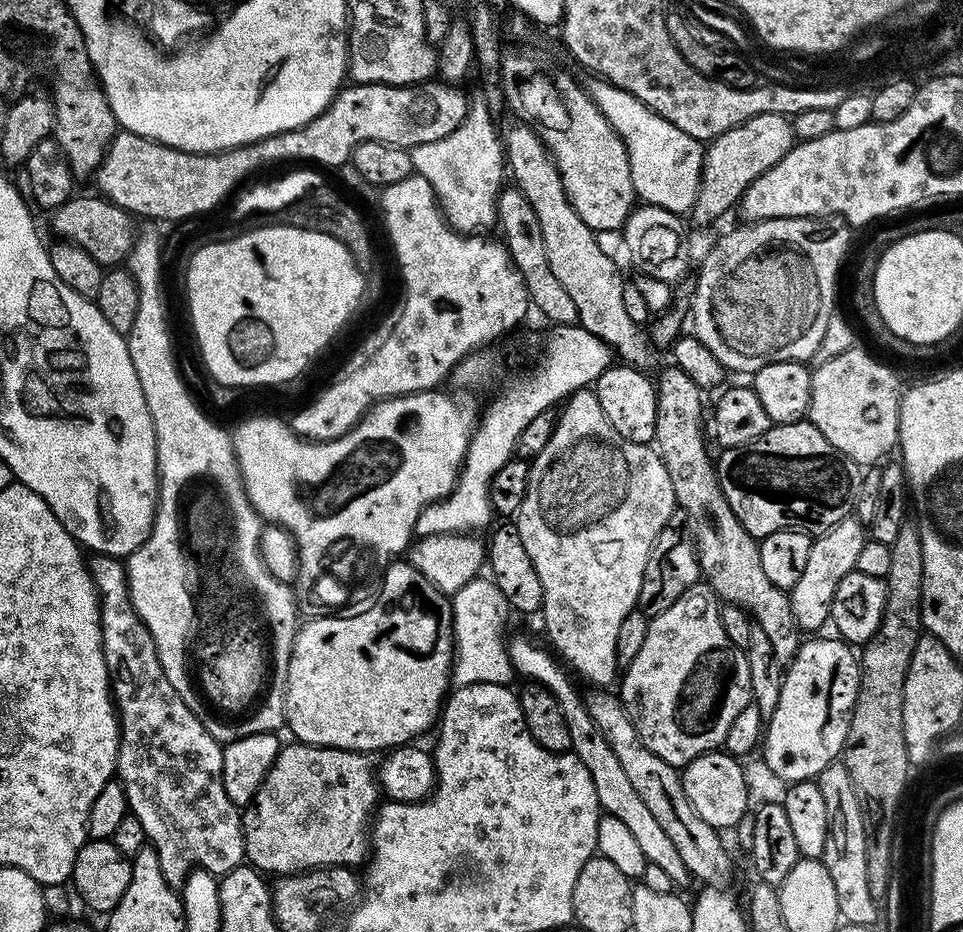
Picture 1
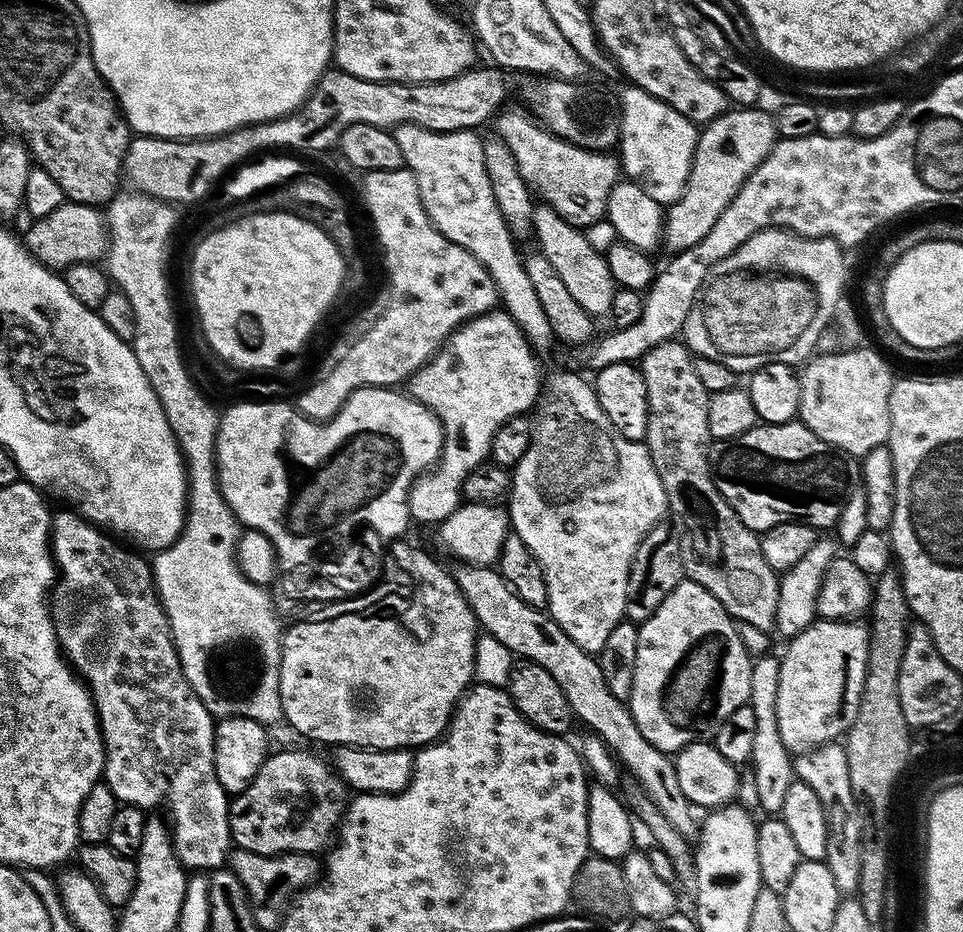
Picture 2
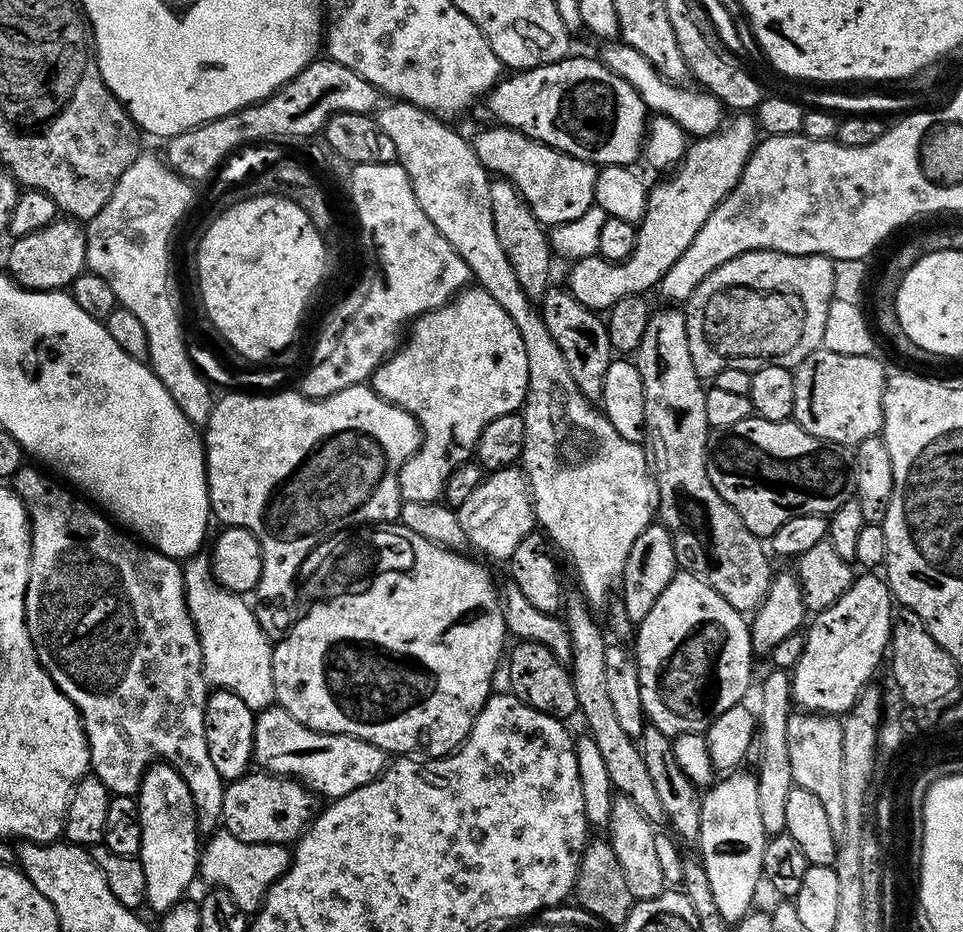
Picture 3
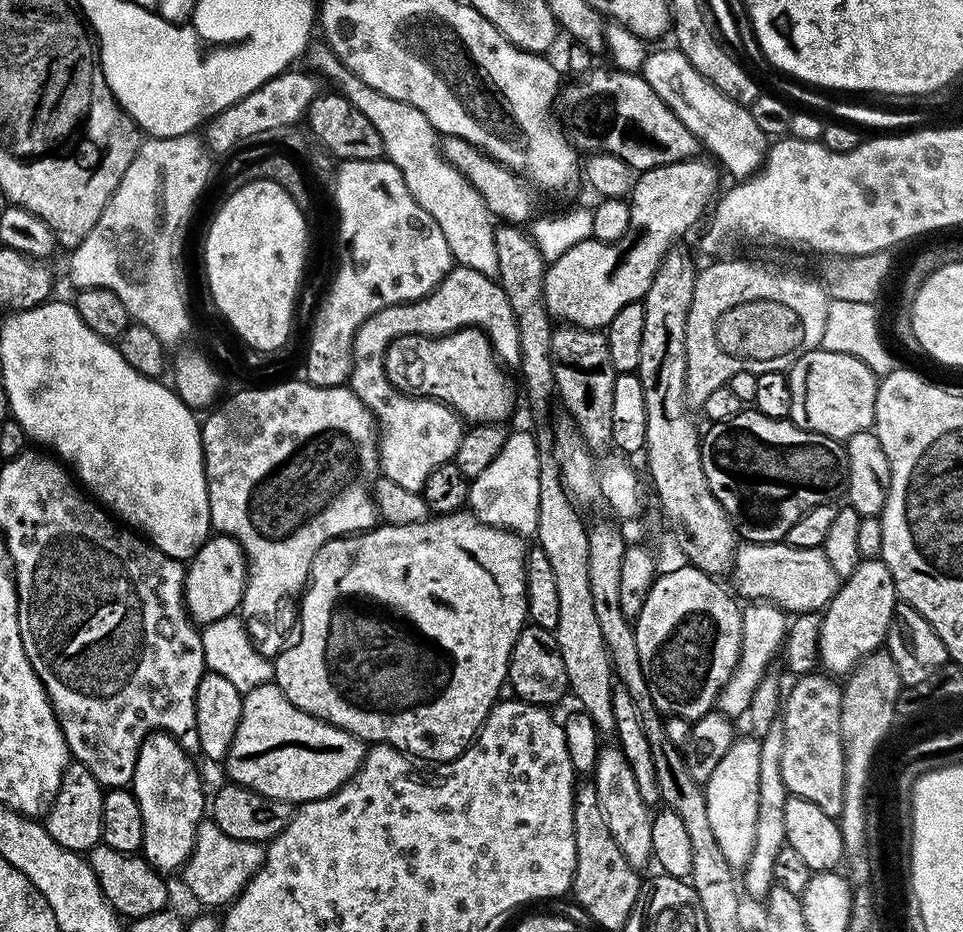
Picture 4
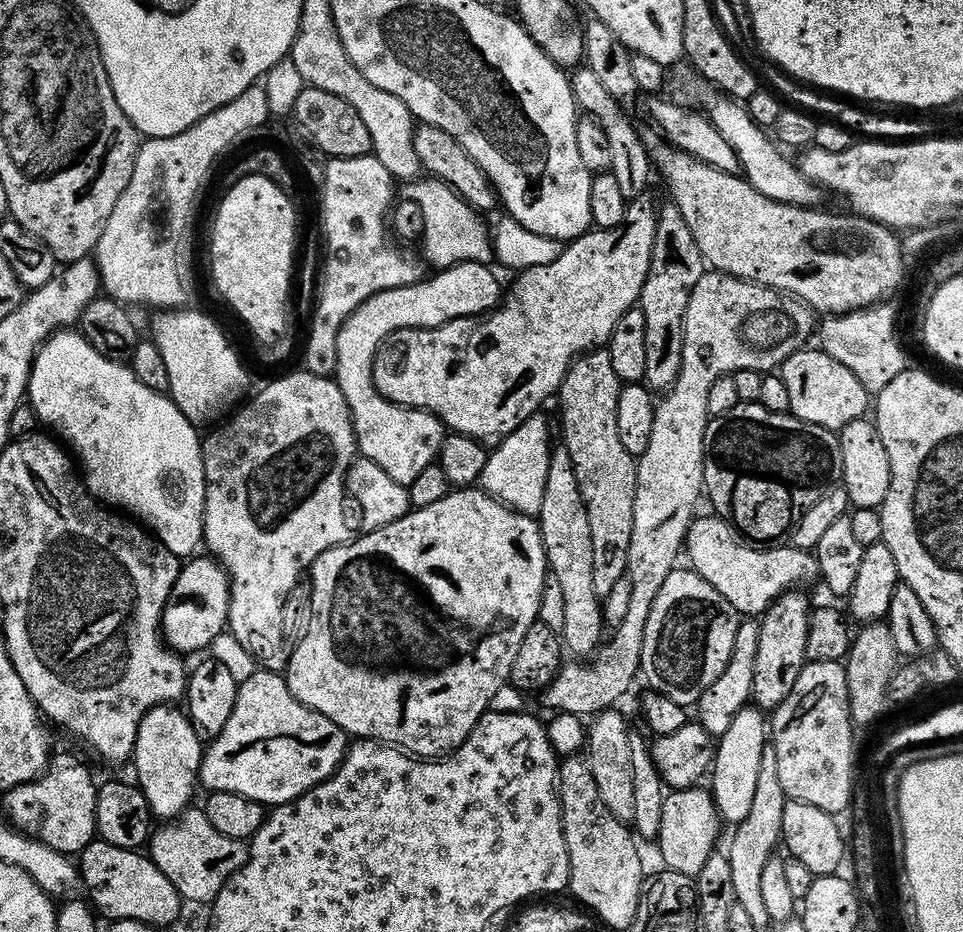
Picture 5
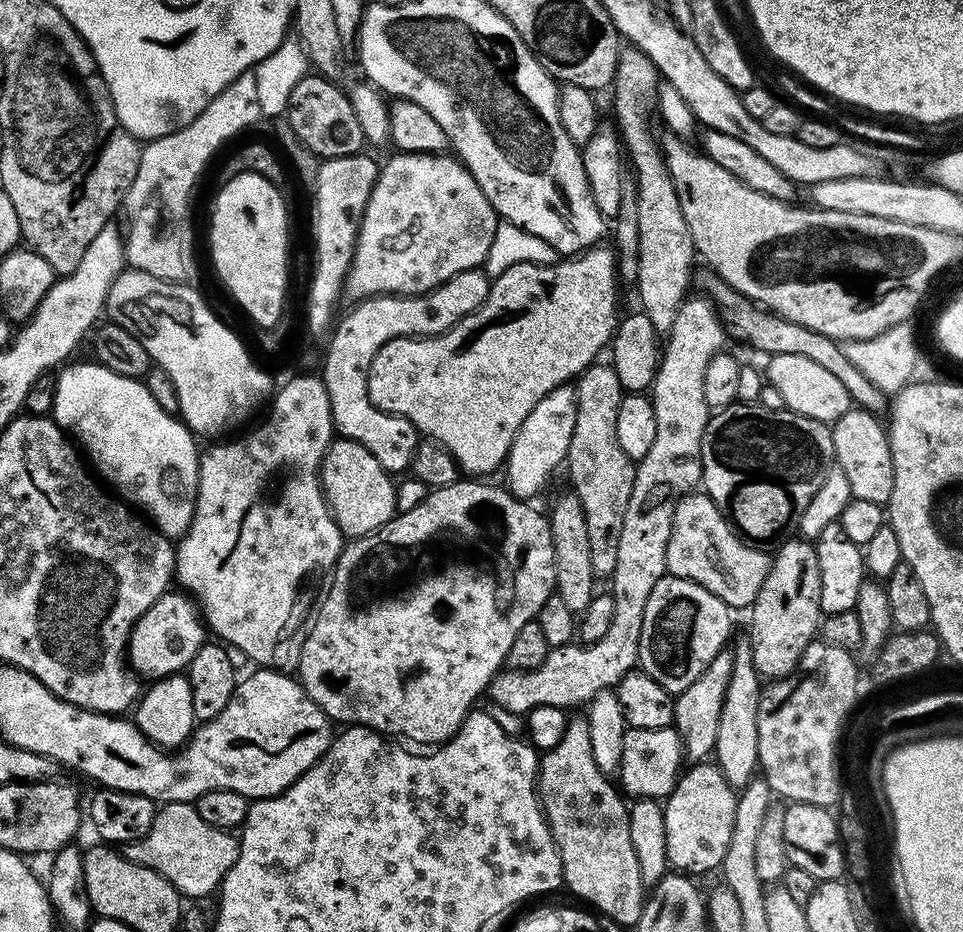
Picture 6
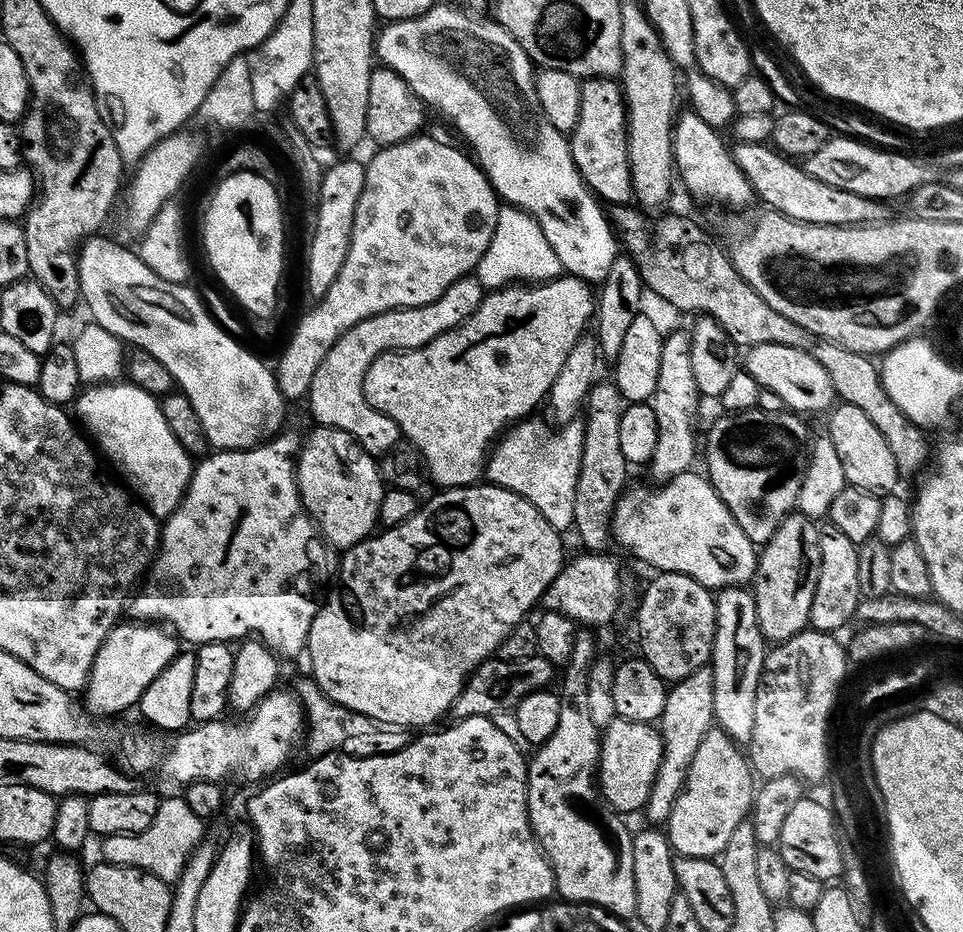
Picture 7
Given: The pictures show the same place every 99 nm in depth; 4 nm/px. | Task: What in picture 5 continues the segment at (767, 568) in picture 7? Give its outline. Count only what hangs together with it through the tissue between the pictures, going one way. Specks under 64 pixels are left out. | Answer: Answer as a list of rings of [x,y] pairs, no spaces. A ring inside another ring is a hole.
[[[801,590],[783,593],[761,615],[758,638],[758,655],[754,658],[752,700],[761,711],[770,712],[790,694],[795,679],[806,662],[805,648],[812,611],[807,596]]]

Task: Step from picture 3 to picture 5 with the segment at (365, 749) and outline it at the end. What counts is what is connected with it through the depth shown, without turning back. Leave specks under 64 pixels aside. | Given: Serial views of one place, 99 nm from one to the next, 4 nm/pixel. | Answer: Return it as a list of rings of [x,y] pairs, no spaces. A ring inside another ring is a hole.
[[[257,670],[238,684],[234,714],[230,714],[222,734],[207,741],[198,780],[203,787],[205,784],[208,792],[230,790],[234,794],[254,798],[265,806],[288,804],[333,776],[348,753],[349,743],[348,733],[330,722],[330,718],[318,714],[318,710],[298,702],[298,698],[290,694],[288,681],[281,673]]]

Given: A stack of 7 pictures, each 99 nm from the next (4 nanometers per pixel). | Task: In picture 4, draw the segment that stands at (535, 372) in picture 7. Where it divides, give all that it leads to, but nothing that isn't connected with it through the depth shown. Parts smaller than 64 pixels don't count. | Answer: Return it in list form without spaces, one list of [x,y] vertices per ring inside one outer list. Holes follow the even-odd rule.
[[[700,159],[670,162],[639,173],[630,193],[630,226],[626,234],[618,242],[583,240],[566,250],[562,258],[549,263],[544,279],[549,314],[568,326],[604,330],[622,306],[643,301],[664,255],[679,241],[679,236],[705,219],[714,197],[721,191],[721,169],[711,159]],[[462,328],[445,336],[399,336],[388,343],[382,361],[382,371],[395,388],[447,404],[469,425],[504,424],[515,410],[518,384],[503,370],[496,349],[479,328]]]

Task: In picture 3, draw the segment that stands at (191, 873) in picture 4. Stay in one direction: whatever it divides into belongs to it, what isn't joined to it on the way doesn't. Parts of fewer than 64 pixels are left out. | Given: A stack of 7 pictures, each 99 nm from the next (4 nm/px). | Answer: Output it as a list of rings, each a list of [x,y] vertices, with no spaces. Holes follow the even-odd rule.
[[[217,830],[203,841],[200,849],[200,863],[198,876],[205,880],[208,886],[216,890],[223,890],[234,898],[234,902],[245,914],[254,914],[260,909],[260,902],[268,892],[268,888],[288,868],[290,852],[283,844],[259,844],[258,842],[242,842],[242,838],[234,838],[234,834]]]

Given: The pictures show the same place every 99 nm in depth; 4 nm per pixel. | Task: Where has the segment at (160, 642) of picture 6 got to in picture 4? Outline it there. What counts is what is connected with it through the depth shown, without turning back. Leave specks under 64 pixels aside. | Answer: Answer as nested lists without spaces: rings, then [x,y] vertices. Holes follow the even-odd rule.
[[[211,535],[185,569],[184,603],[188,615],[197,625],[205,626],[235,613],[244,597],[247,576],[247,560],[241,544],[232,536]]]

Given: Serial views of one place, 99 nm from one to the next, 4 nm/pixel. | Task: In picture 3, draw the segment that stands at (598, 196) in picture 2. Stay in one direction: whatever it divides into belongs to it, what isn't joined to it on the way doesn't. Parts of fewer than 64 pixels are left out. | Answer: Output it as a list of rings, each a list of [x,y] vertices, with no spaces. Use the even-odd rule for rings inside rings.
[[[492,128],[471,137],[474,154],[493,177],[506,179],[518,189],[540,224],[555,226],[574,222],[574,218],[593,208],[597,165],[587,164],[557,148],[547,148],[512,128]]]

